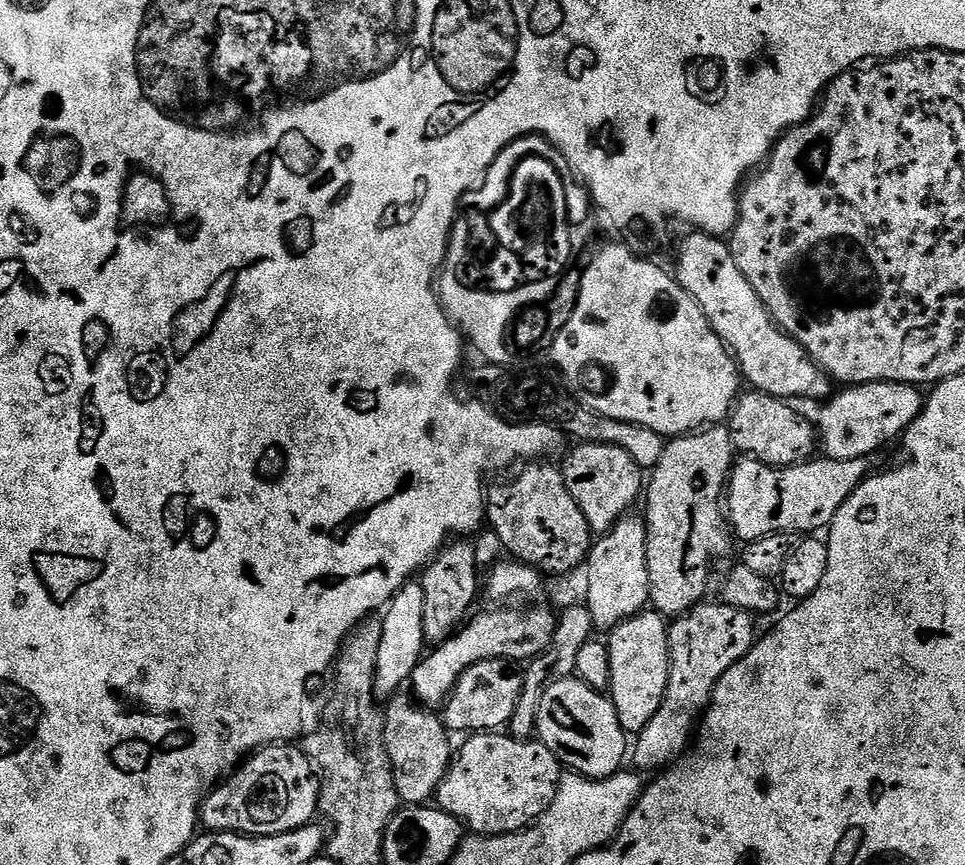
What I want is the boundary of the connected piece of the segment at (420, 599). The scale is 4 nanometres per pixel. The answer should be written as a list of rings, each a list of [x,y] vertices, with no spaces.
[[[419,582],[405,584],[403,590],[383,609],[380,625],[382,642],[378,642],[378,666],[374,672],[374,695],[387,702],[411,681],[414,670],[426,655],[422,621],[426,618],[426,594]]]

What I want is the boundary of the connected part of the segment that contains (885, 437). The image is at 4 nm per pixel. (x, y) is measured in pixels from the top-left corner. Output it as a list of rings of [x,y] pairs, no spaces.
[[[858,384],[840,391],[821,410],[820,424],[818,420],[819,443],[833,460],[871,457],[883,444],[899,441],[924,411],[925,397],[915,384]]]

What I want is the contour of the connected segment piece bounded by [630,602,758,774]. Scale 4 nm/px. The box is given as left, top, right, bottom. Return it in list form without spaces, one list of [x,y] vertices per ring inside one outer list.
[[[701,602],[671,621],[668,630],[668,685],[664,701],[658,714],[654,714],[640,731],[637,739],[640,741],[637,744],[635,741],[630,752],[631,763],[633,760],[641,773],[656,774],[679,761],[708,711],[708,703],[712,701],[722,674],[739,662],[758,639],[757,621],[752,613],[723,602],[708,603]]]

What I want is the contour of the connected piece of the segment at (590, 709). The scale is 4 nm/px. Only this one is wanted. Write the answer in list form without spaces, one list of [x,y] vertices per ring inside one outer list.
[[[575,678],[553,680],[548,685],[542,694],[535,735],[560,759],[565,769],[592,780],[604,780],[621,771],[630,752],[629,733],[625,732],[611,699]]]

